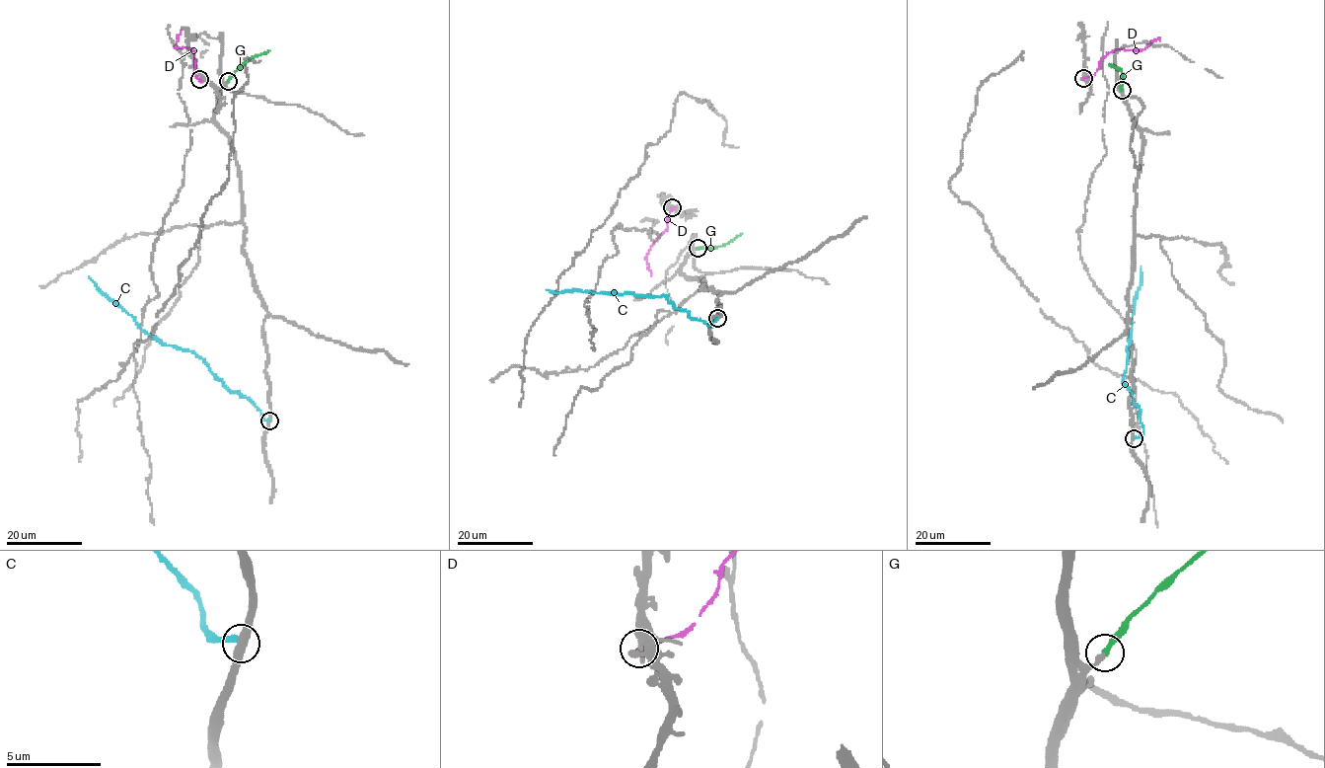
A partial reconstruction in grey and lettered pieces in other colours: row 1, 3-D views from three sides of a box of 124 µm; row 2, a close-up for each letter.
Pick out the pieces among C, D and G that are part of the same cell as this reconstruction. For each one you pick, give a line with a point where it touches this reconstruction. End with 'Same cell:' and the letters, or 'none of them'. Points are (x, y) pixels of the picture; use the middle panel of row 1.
G: meets grey at (698, 248)
Same cell: G

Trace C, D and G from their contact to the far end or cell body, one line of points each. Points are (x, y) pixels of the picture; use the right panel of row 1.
C: (1134, 438), (1142, 433), (1140, 411), (1123, 376), (1128, 357), (1127, 348), (1130, 343), (1140, 267)
D: (1083, 78), (1095, 73), (1100, 61), (1110, 51), (1141, 49), (1157, 38), (1160, 39)
G: (1122, 90), (1122, 71), (1109, 64)

